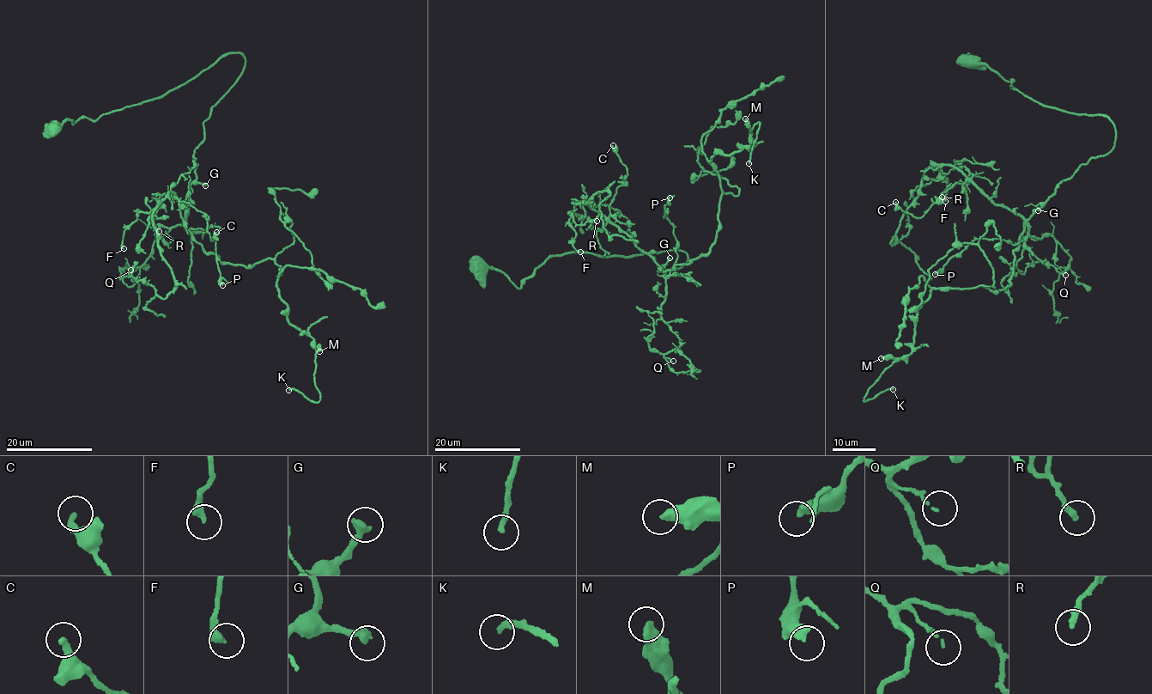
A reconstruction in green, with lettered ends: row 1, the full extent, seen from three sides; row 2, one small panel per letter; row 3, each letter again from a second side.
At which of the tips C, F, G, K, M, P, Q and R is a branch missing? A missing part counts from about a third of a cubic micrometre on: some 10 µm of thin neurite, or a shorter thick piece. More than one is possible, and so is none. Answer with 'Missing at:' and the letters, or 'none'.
Missing at: C, G, K, R

